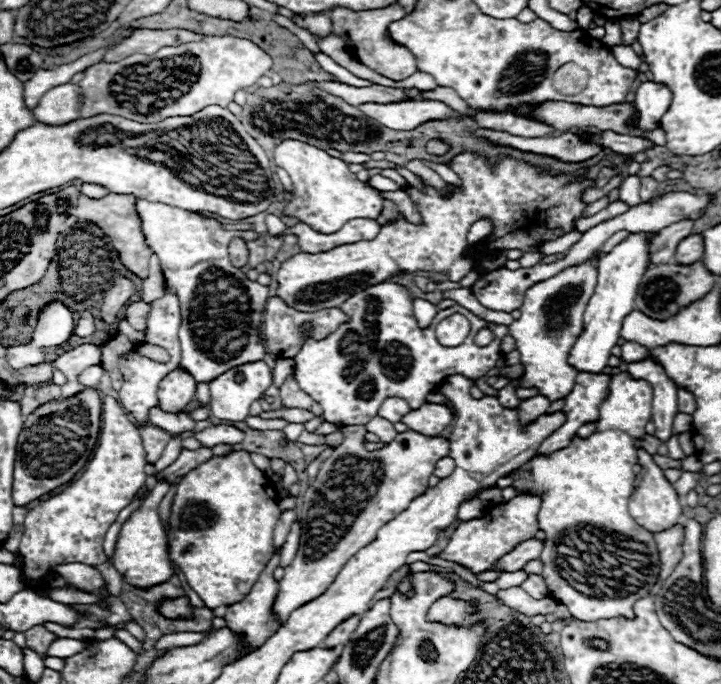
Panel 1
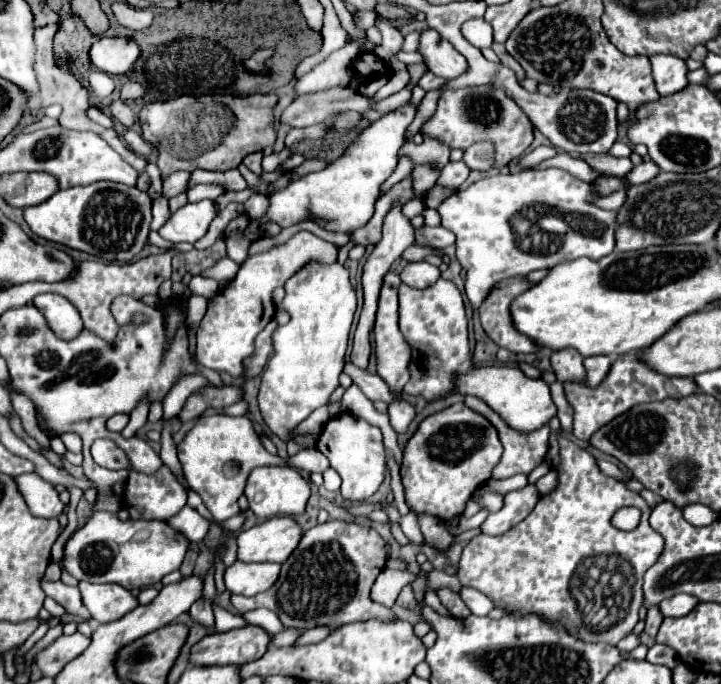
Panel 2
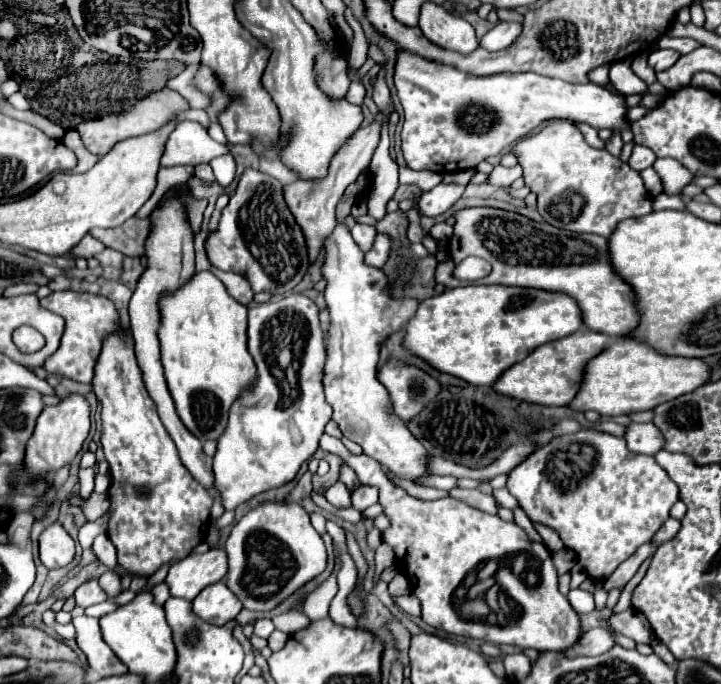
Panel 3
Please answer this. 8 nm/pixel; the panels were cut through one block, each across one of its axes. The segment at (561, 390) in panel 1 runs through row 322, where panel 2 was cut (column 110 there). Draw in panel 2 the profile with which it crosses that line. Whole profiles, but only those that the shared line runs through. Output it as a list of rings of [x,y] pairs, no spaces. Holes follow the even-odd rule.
[[[96,512],[66,542],[62,566],[76,580],[86,580],[86,582],[94,582],[94,584],[116,582],[116,584],[122,584],[126,590],[148,588],[148,586],[158,584],[166,574],[170,574],[170,572],[180,568],[182,558],[184,558],[184,554],[188,550],[186,542],[188,540],[184,538],[184,534],[172,530],[162,520],[120,520],[116,512]]]

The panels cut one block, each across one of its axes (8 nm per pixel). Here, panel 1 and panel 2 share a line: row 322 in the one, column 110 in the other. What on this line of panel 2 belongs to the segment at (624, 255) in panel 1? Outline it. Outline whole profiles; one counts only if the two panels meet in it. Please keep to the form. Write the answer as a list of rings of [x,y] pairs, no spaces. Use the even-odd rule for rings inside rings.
[[[80,582],[78,588],[90,616],[100,624],[114,622],[138,606],[138,600],[120,584]]]

